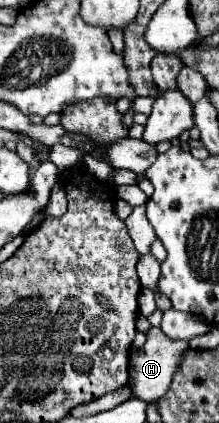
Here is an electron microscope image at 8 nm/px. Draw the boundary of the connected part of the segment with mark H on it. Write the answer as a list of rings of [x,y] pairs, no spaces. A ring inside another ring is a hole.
[[[150,328],[148,334],[146,334],[146,342],[140,350],[130,350],[130,366],[128,366],[128,386],[132,388],[132,394],[144,402],[154,402],[158,398],[162,398],[168,388],[170,388],[170,382],[172,382],[172,376],[174,376],[174,370],[178,370],[178,362],[180,362],[180,354],[188,350],[188,342],[184,340],[174,340],[170,342],[170,338],[166,338],[162,334],[160,328]]]

